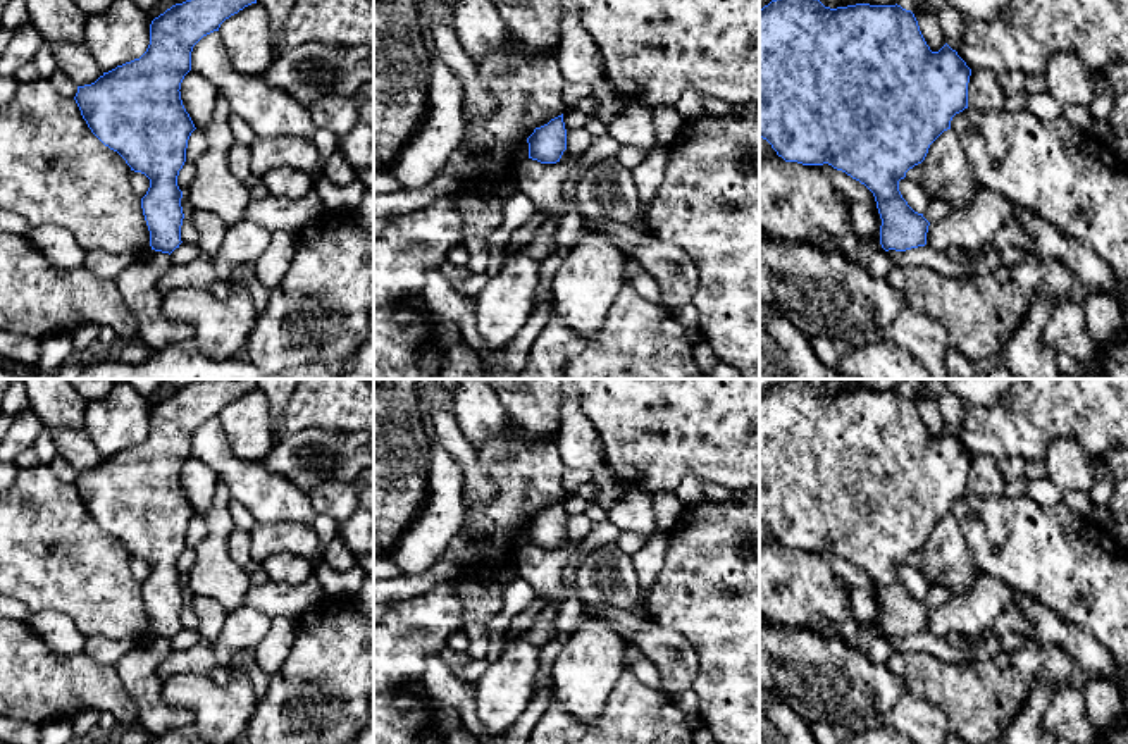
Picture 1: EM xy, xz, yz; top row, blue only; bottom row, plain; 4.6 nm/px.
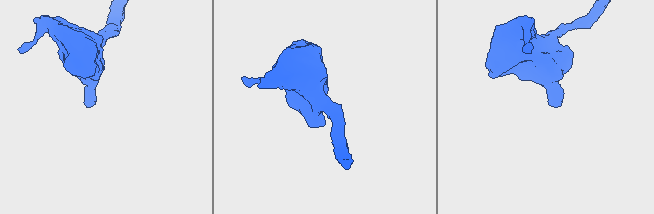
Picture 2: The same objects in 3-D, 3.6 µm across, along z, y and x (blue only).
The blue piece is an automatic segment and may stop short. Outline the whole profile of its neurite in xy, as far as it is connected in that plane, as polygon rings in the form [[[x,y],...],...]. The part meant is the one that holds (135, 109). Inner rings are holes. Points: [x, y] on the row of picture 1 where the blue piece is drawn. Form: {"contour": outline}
{"contour": [[[257,0],[176,3],[152,21],[150,45],[139,59],[77,86],[74,100],[91,133],[150,179],[141,208],[155,251],[170,255],[183,243],[177,176],[196,127],[179,90],[191,71],[193,46],[251,3]]]}

